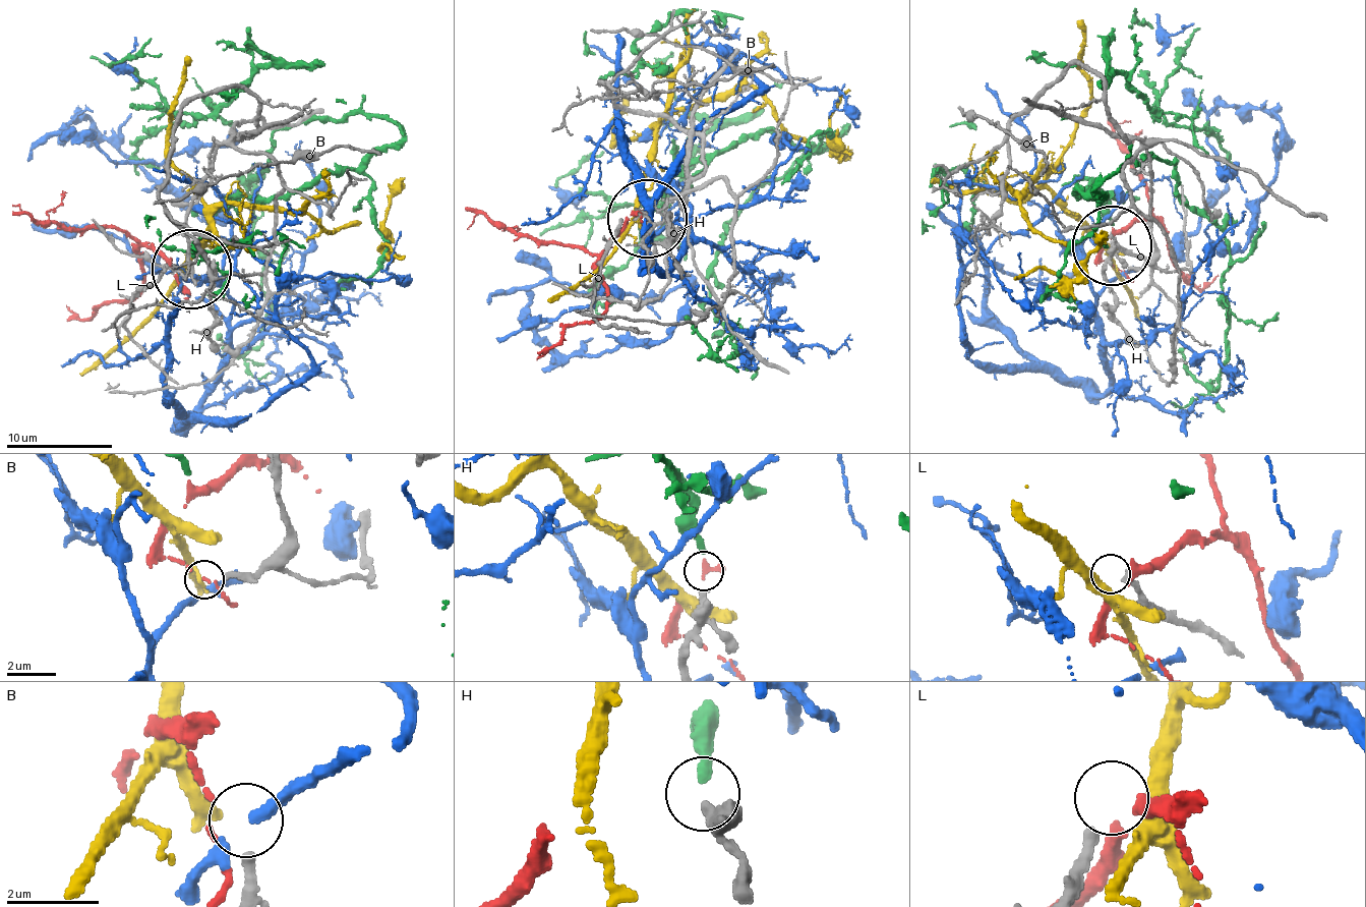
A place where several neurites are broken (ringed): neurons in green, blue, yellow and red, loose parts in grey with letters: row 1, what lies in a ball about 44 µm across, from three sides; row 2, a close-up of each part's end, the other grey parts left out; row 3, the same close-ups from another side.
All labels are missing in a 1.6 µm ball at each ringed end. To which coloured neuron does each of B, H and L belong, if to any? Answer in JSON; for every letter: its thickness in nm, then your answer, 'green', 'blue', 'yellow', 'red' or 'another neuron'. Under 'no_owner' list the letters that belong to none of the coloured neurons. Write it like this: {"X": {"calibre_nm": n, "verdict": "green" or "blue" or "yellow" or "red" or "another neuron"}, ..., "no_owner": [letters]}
{"B": {"calibre_nm": 240, "verdict": "another neuron"}, "H": {"calibre_nm": 320, "verdict": "green"}, "L": {"calibre_nm": 260, "verdict": "another neuron"}, "no_owner": ["B", "L"]}

